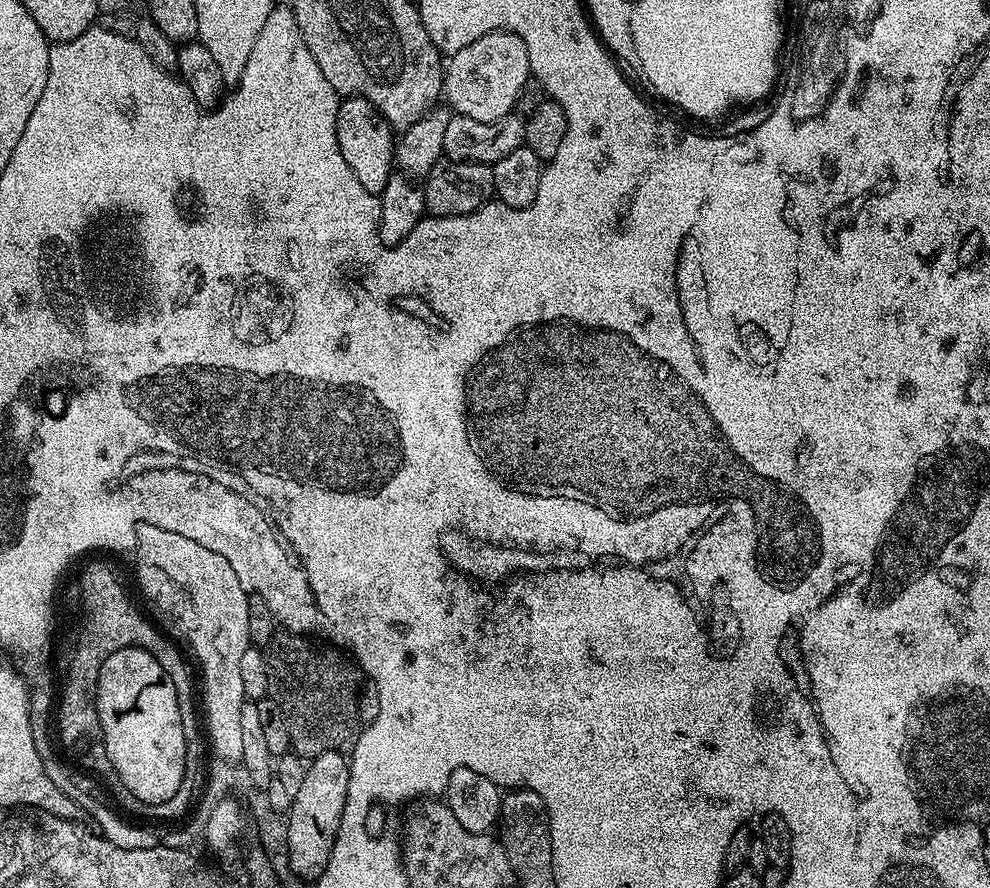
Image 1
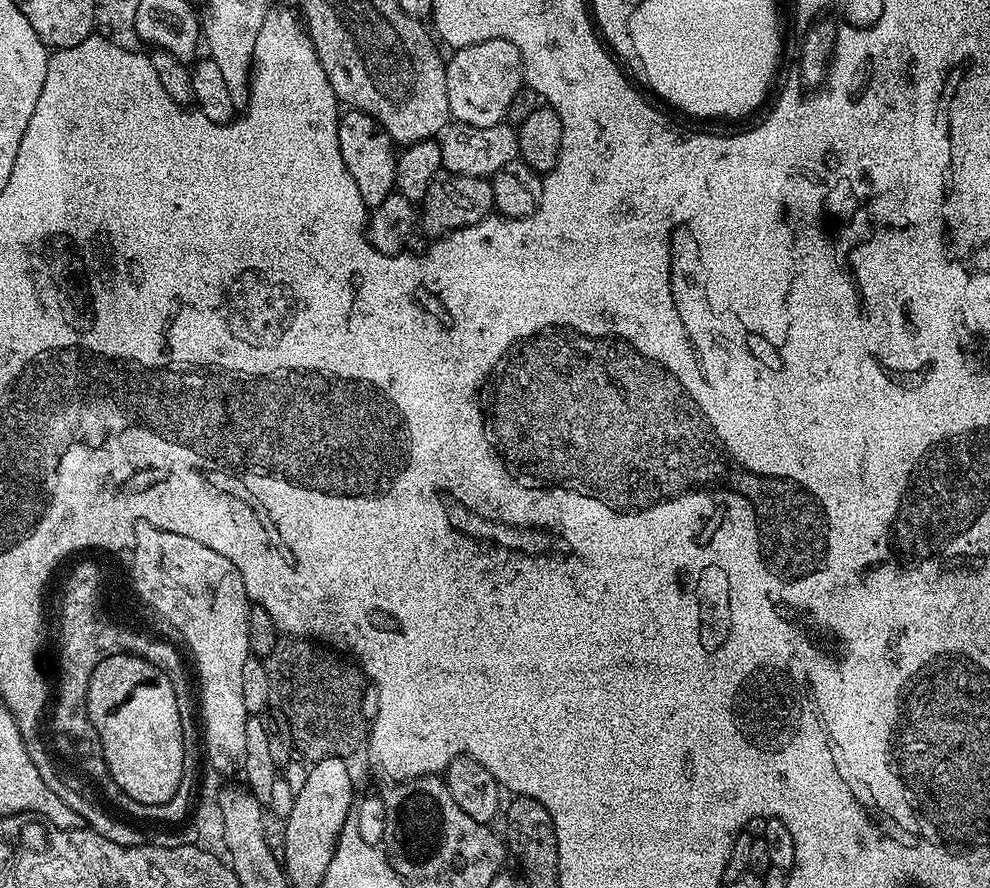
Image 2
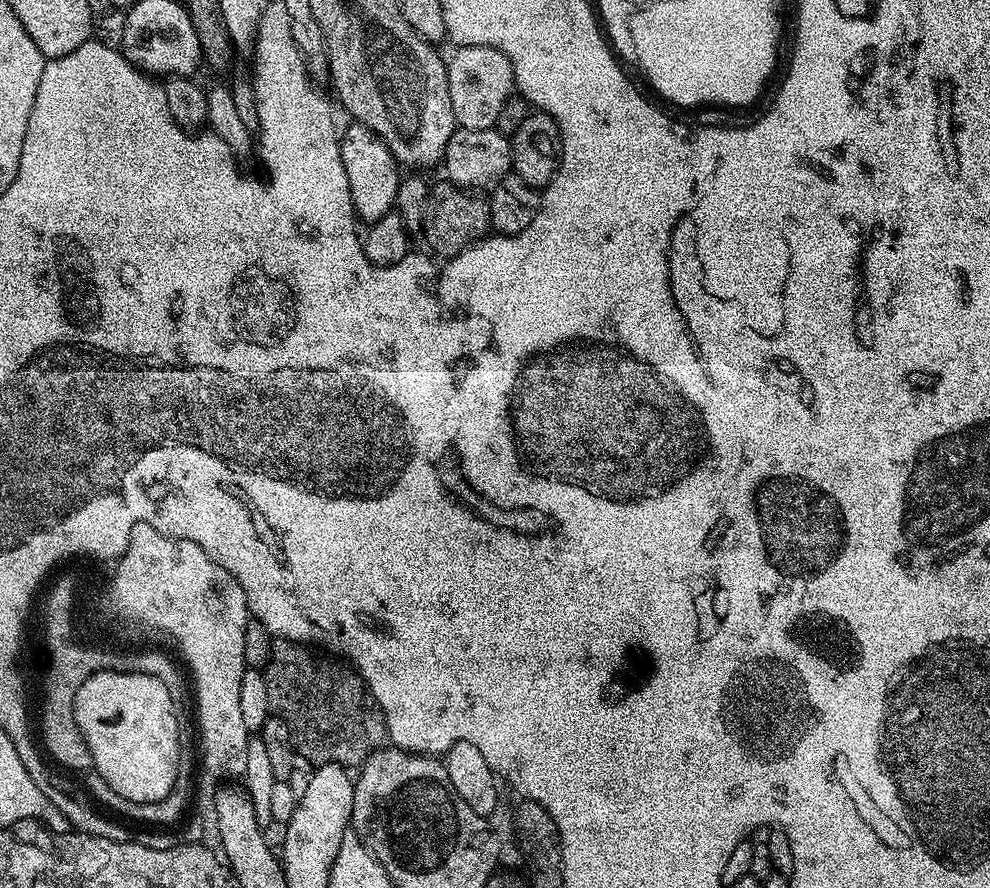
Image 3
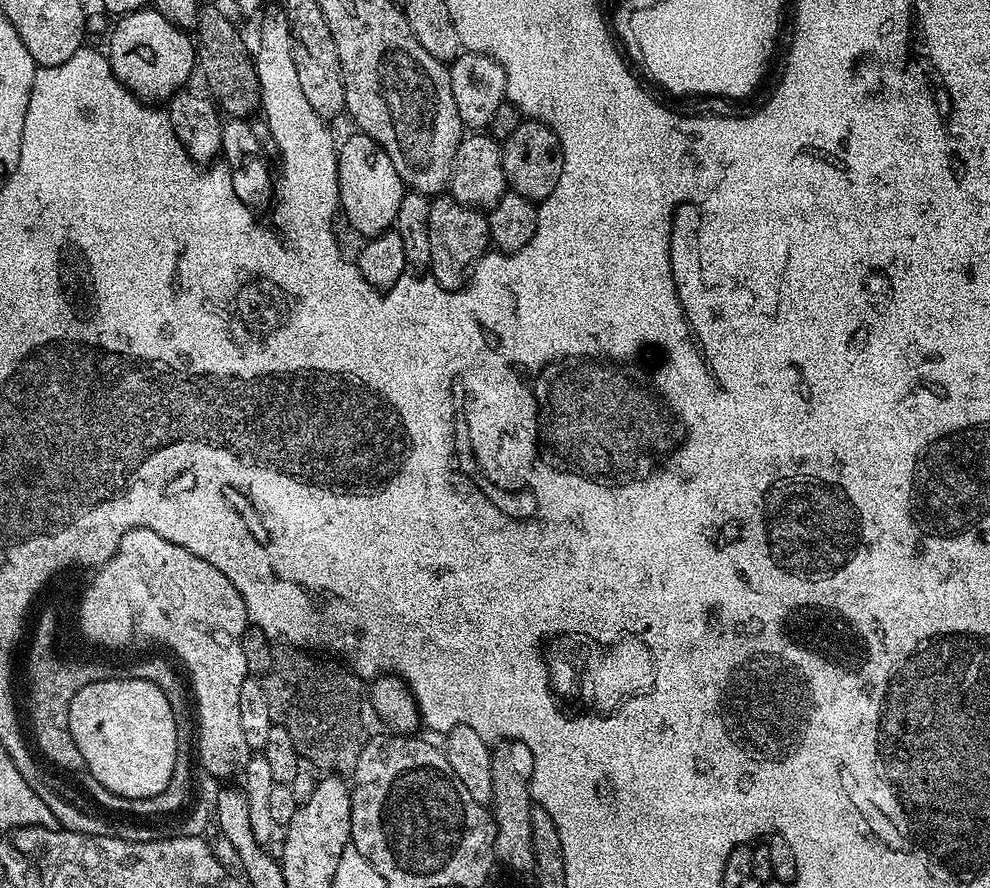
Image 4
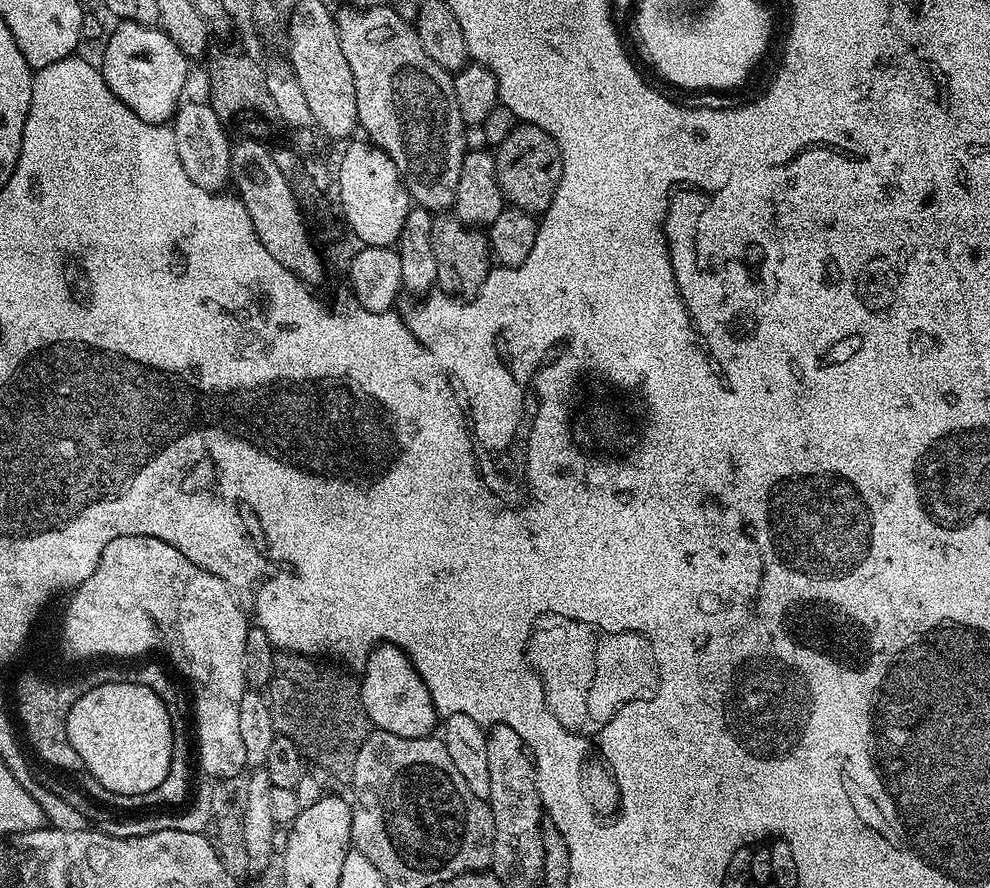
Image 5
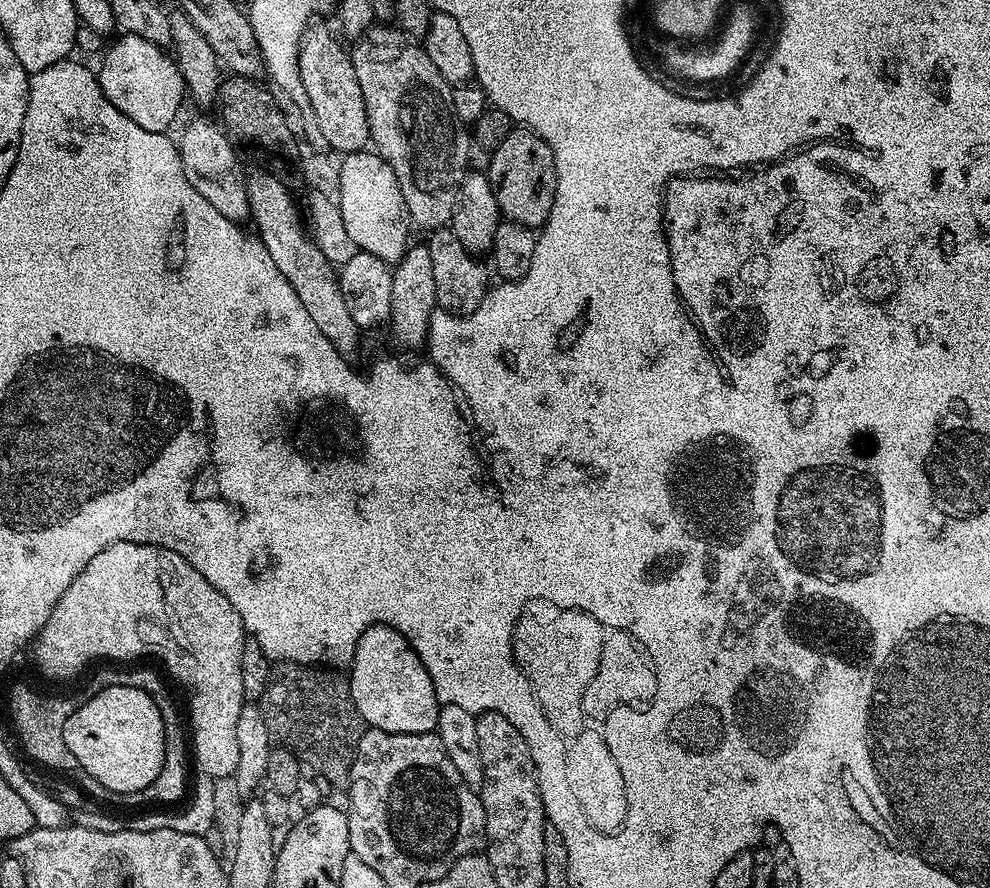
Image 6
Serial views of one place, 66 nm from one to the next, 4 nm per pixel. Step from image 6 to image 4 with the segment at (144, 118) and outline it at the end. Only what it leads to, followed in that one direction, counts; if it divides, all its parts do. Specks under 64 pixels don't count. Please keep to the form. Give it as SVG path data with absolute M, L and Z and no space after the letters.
M149 6L143 12L130 12L115 21L112 37L108 40L106 55L116 77L145 102L167 102L176 92L185 87L192 72L197 71L196 46L193 37L185 29L170 22L163 14Z

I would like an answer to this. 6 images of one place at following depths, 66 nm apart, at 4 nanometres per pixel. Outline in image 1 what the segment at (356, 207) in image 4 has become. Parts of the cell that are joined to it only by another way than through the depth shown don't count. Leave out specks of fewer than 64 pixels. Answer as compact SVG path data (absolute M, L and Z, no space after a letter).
M345 96L340 100L338 114L334 118L334 131L338 138L340 156L346 158L346 166L354 170L354 178L358 178L358 182L362 182L366 190L377 194L383 192L386 182L394 175L394 129L386 117L373 104L366 102L366 98Z

